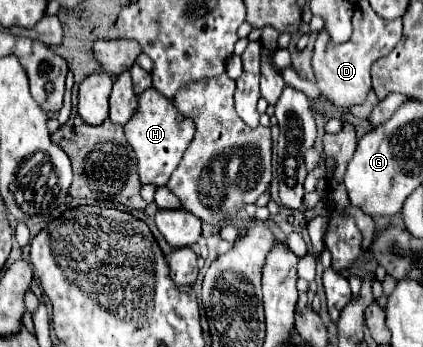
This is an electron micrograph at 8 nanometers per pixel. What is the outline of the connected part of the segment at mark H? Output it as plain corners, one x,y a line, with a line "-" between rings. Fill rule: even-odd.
149,87
139,95
139,107
133,119
125,125
125,137
129,139
129,145
133,147
137,155
139,165
139,177
141,183
153,183
157,187
167,185
169,177
177,169
187,145
191,143
195,135
195,123
193,119
181,115
175,107
175,101
169,97
163,97
157,89

